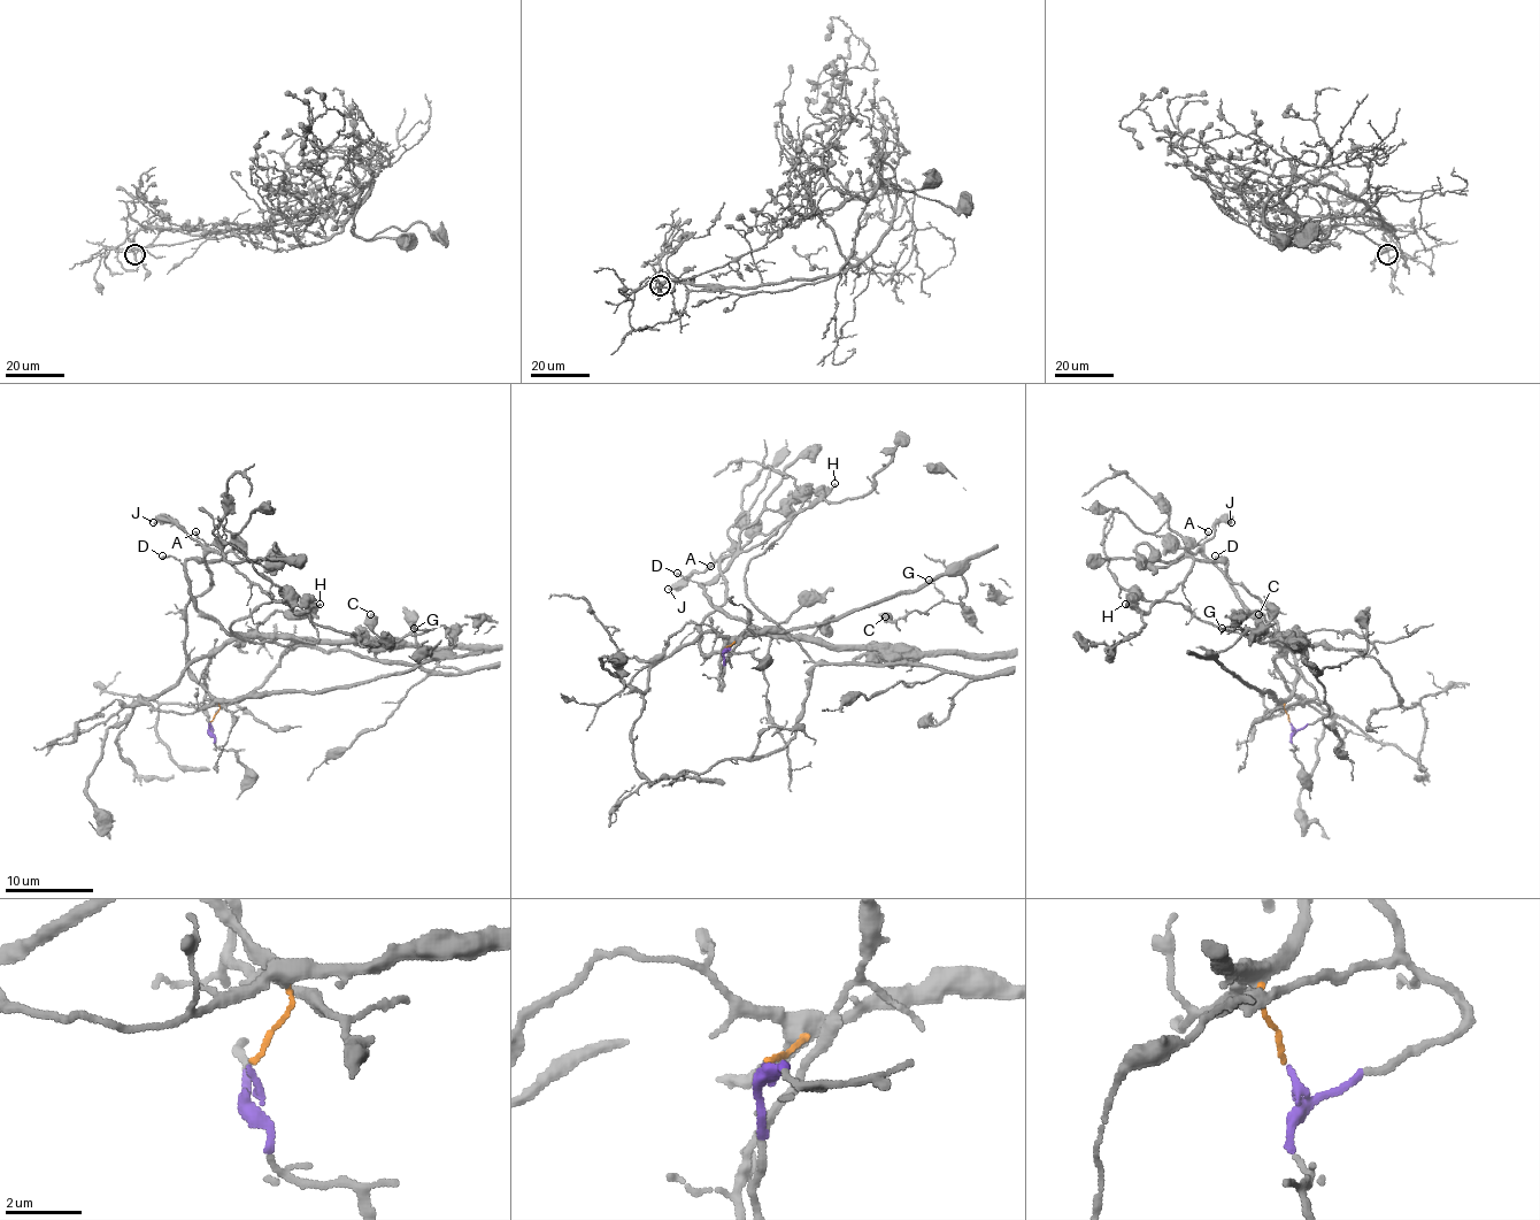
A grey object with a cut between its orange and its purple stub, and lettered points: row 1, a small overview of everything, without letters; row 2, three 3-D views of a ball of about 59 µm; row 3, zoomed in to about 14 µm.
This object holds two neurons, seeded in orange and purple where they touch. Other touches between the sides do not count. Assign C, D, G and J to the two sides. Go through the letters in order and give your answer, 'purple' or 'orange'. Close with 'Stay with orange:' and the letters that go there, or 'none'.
C: orange
D: purple
G: orange
J: orange
Stay with orange: C, G, J

